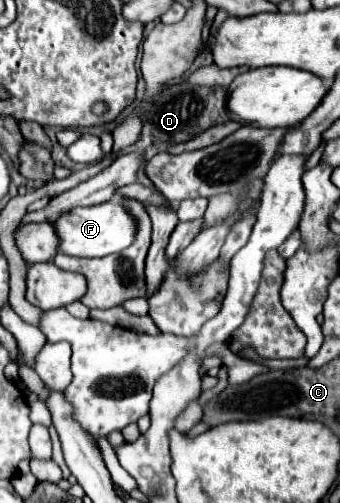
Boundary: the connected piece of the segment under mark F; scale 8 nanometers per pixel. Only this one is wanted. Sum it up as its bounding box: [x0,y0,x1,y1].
[53,201,137,257]

